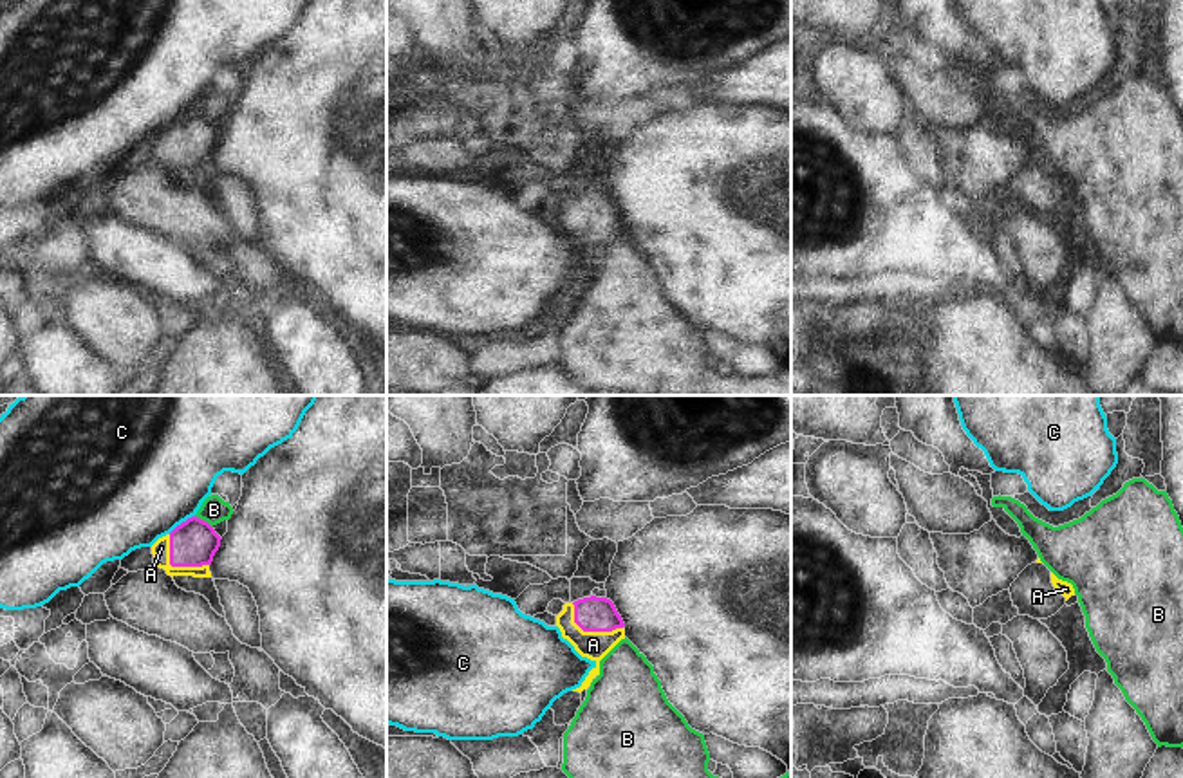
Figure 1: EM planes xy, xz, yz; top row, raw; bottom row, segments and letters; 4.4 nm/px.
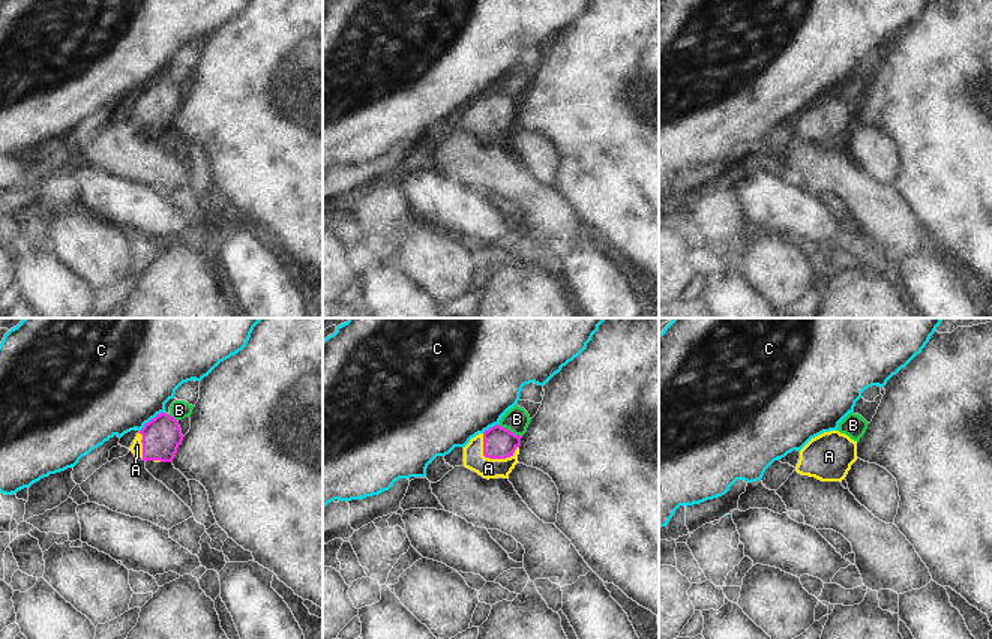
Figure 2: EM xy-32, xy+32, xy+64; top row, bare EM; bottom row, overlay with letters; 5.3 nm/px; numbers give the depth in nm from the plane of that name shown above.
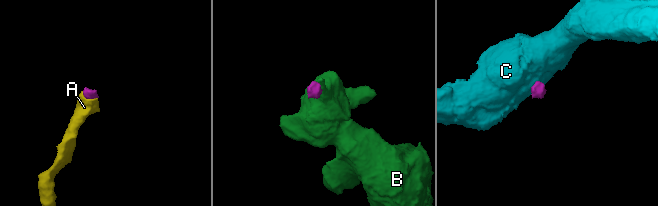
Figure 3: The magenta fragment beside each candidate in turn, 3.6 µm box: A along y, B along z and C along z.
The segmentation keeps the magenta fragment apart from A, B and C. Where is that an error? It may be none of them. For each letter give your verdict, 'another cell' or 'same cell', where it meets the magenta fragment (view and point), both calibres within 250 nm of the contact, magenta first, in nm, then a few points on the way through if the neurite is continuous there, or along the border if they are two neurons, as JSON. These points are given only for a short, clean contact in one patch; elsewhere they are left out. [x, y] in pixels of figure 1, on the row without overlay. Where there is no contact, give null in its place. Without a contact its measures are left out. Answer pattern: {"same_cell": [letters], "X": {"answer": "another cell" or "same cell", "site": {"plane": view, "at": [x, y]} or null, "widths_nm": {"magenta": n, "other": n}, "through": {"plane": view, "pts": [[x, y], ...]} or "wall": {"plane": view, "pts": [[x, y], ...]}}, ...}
{"same_cell": ["A"], "A": {"answer": "same cell", "site": {"plane": "xy", "at": [176, 161]}, "widths_nm": {"magenta": 200, "other": 80}, "through": {"plane": "xy", "pts": [[192, 139], [176, 161], [161, 143]]}}, "B": {"answer": "another cell", "site": {"plane": "xy", "at": [203, 116]}, "widths_nm": {"magenta": 200, "other": 120}, "wall": {"plane": "xy", "pts": [[195, 111], [212, 123]]}}, "C": {"answer": "another cell", "site": {"plane": "xy", "at": [183, 118]}, "widths_nm": {"magenta": 200, "other": 500}, "wall": {"plane": "xy", "pts": [[194, 111], [168, 129]]}}}

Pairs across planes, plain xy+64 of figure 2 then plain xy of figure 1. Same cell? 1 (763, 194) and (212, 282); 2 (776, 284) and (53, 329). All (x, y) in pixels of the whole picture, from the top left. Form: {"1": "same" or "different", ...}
{"1": "same", "2": "different"}

